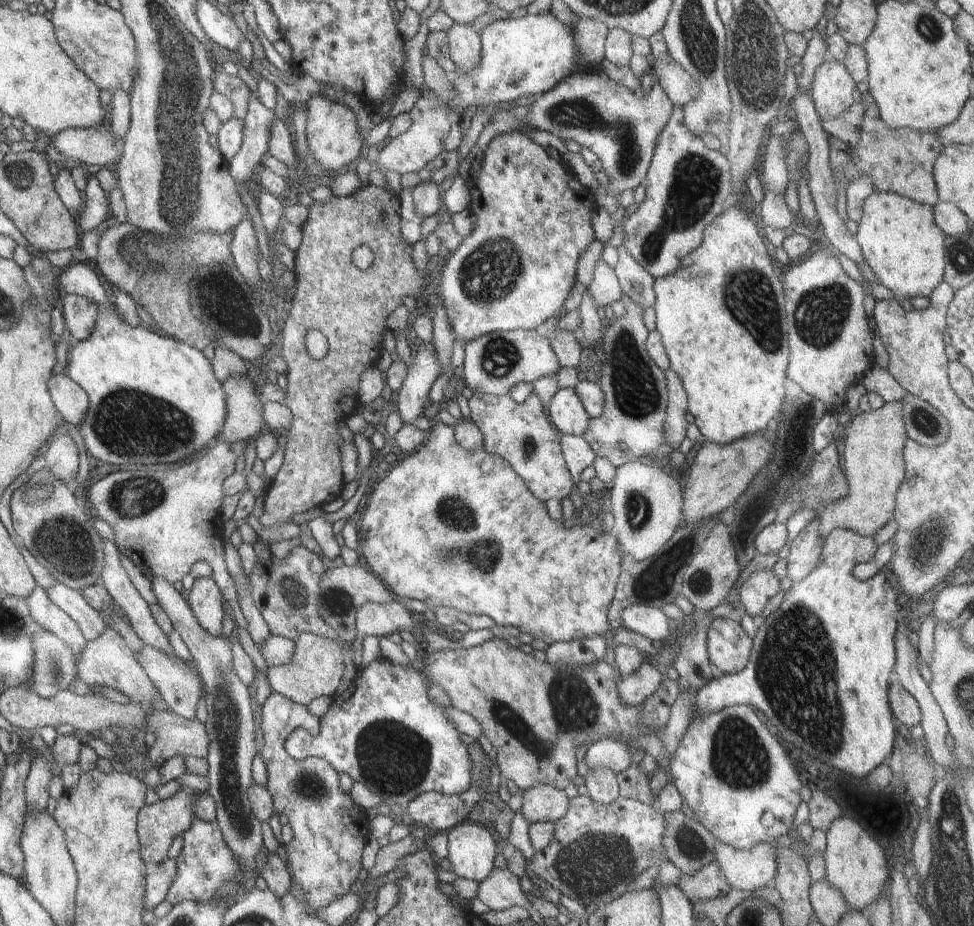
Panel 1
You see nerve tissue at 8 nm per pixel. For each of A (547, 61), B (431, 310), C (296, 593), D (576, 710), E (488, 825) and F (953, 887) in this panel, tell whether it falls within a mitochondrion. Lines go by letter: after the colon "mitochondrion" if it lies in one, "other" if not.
A: other
B: other
C: mitochondrion
D: mitochondrion
E: other
F: mitochondrion

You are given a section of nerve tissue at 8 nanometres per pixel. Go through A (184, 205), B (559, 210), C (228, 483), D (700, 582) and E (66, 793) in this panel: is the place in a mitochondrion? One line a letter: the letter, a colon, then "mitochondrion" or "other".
A: mitochondrion
B: other
C: other
D: mitochondrion
E: other

